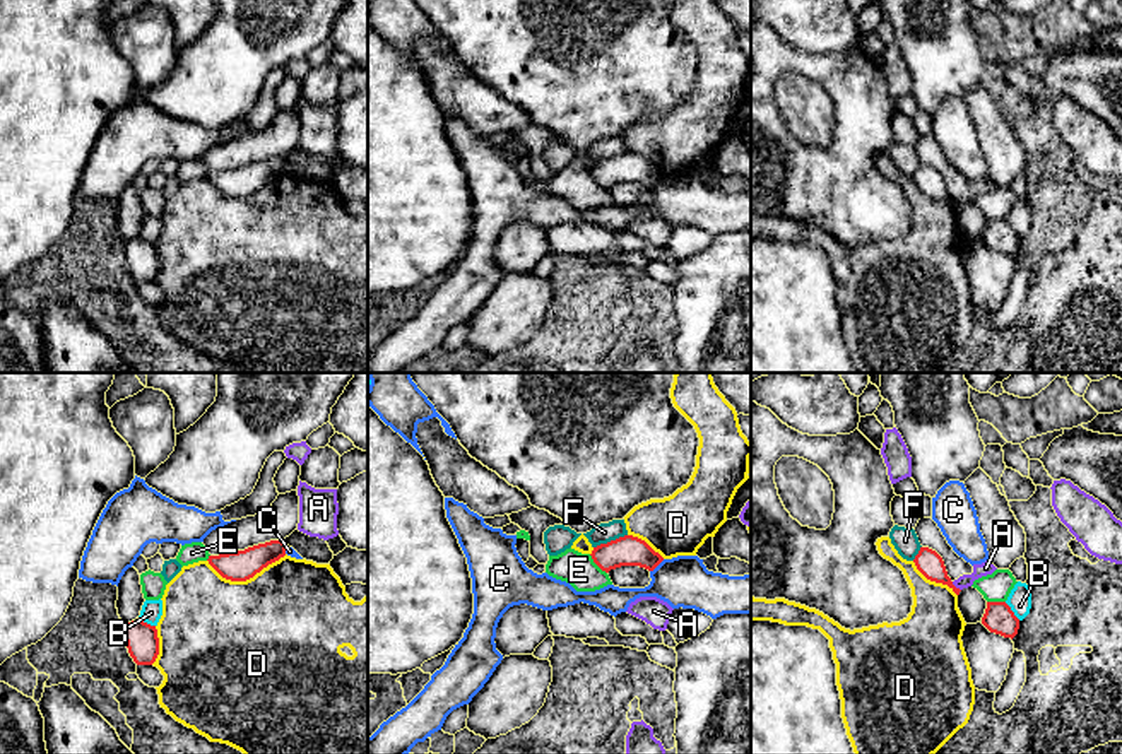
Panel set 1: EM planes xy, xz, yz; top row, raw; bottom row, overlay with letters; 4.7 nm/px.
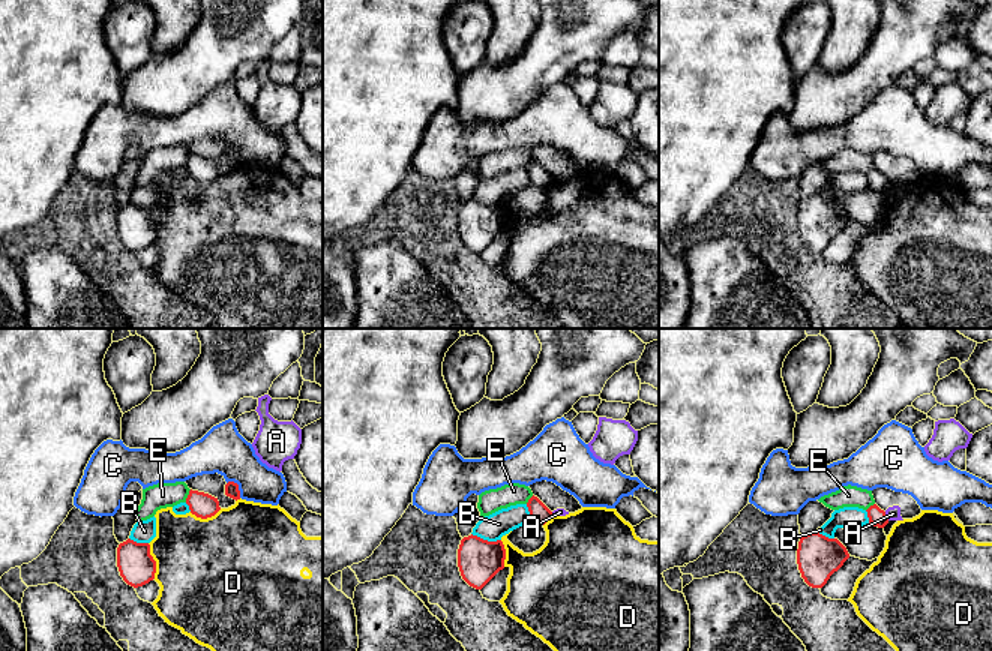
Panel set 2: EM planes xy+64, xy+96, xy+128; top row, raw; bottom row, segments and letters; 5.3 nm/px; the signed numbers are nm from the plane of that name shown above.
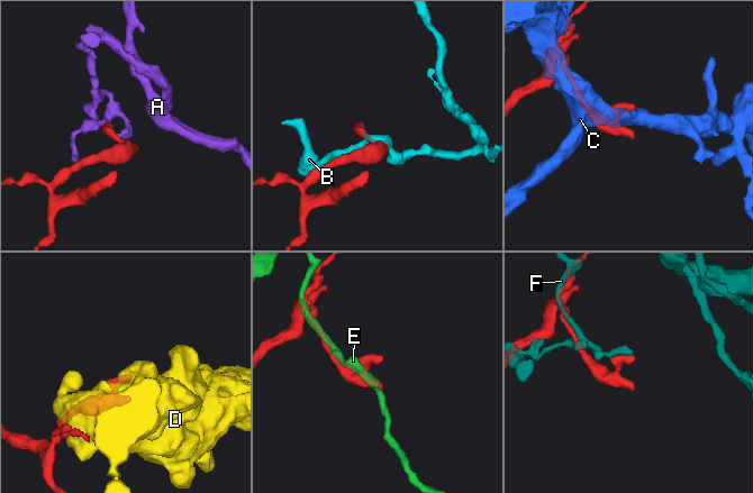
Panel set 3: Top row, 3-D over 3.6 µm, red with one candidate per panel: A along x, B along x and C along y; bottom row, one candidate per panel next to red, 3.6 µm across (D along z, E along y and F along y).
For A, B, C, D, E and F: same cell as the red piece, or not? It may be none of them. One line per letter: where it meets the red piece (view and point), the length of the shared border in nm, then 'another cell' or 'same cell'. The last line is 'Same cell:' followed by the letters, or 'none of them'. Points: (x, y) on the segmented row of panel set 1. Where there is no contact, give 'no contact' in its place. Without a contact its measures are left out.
A: yz (955, 587) | 60 nm | another cell
B: yz (1011, 611) | 120 nm | another cell
C: xz (657, 565) | 90 nm | another cell
D: xy (247, 578) | 380 nm | another cell
E: xz (597, 565) | 130 nm | another cell
F: xz (611, 541) | 170 nm | another cell
Same cell: none of them

